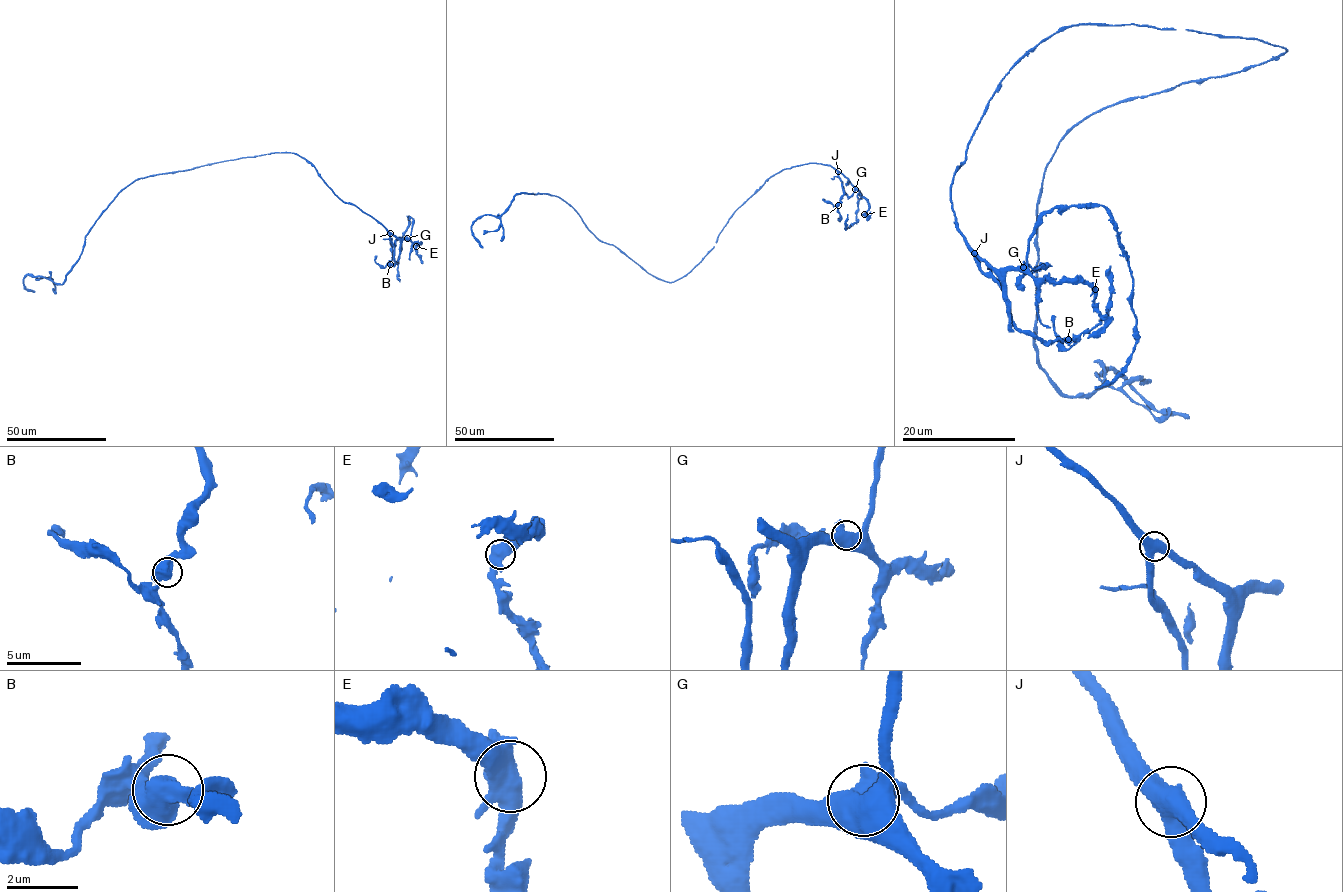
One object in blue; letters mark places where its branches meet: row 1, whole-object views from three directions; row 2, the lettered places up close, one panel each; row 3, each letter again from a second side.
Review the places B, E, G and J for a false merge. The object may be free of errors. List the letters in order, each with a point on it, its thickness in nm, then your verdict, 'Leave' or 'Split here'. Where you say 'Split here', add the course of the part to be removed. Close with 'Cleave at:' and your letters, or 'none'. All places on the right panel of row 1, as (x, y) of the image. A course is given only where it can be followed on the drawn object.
B: Place: (1068, 339). Thickness 550 nm. Leave
E: Place: (1095, 289). Thickness 550 nm. Leave
G: Place: (1023, 267). Thickness 500 nm. Leave
J: Place: (974, 253). Thickness 550 nm. Leave
Cleave at: none

